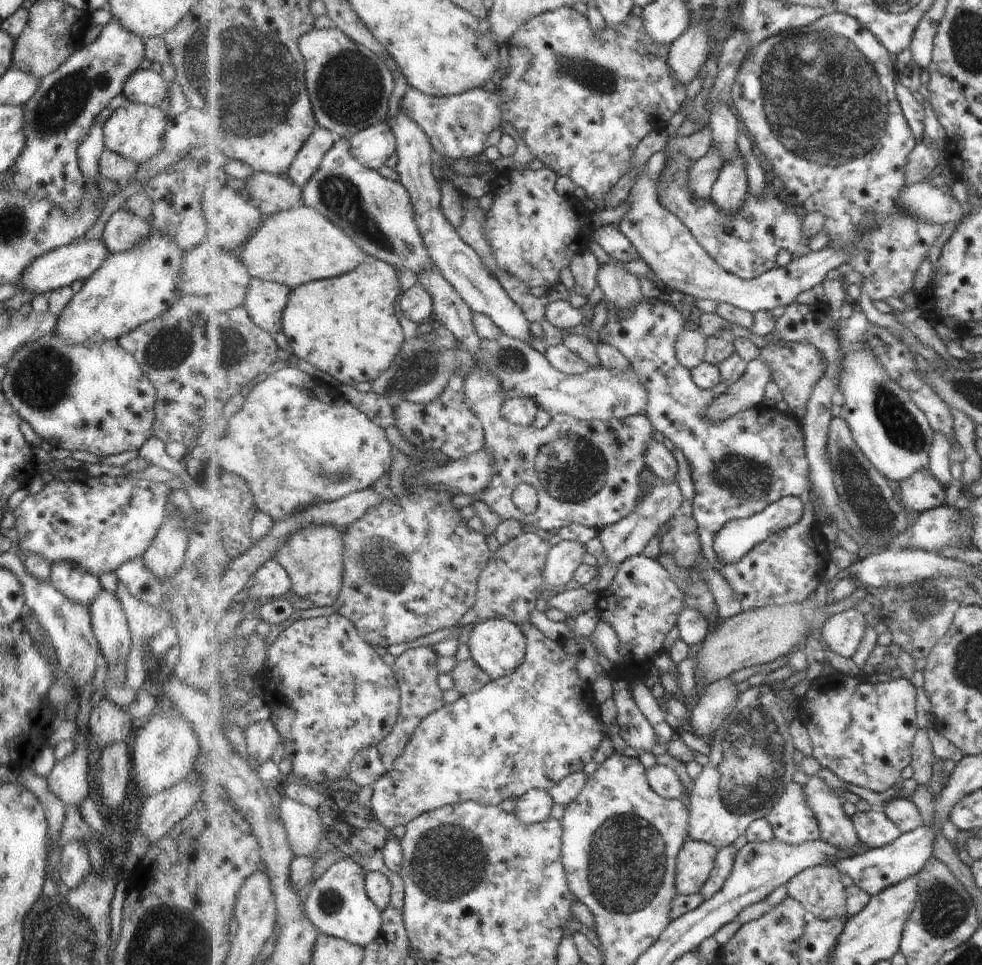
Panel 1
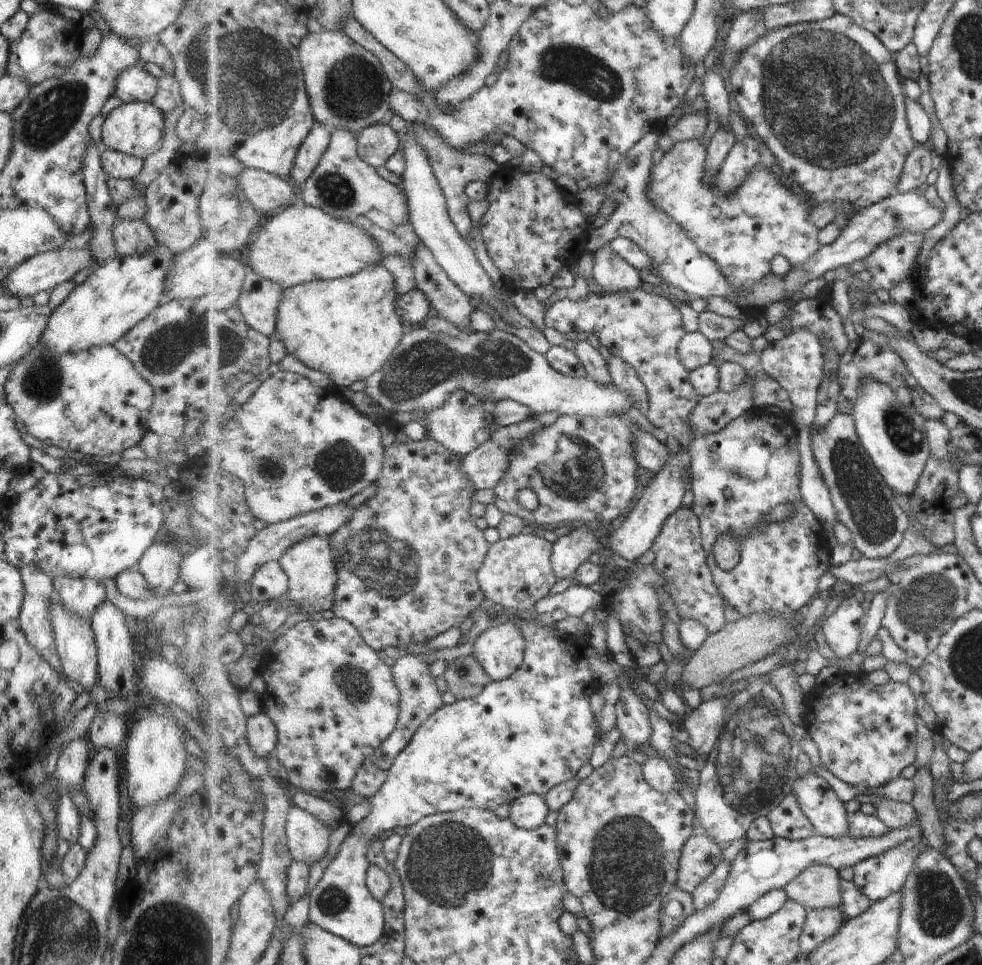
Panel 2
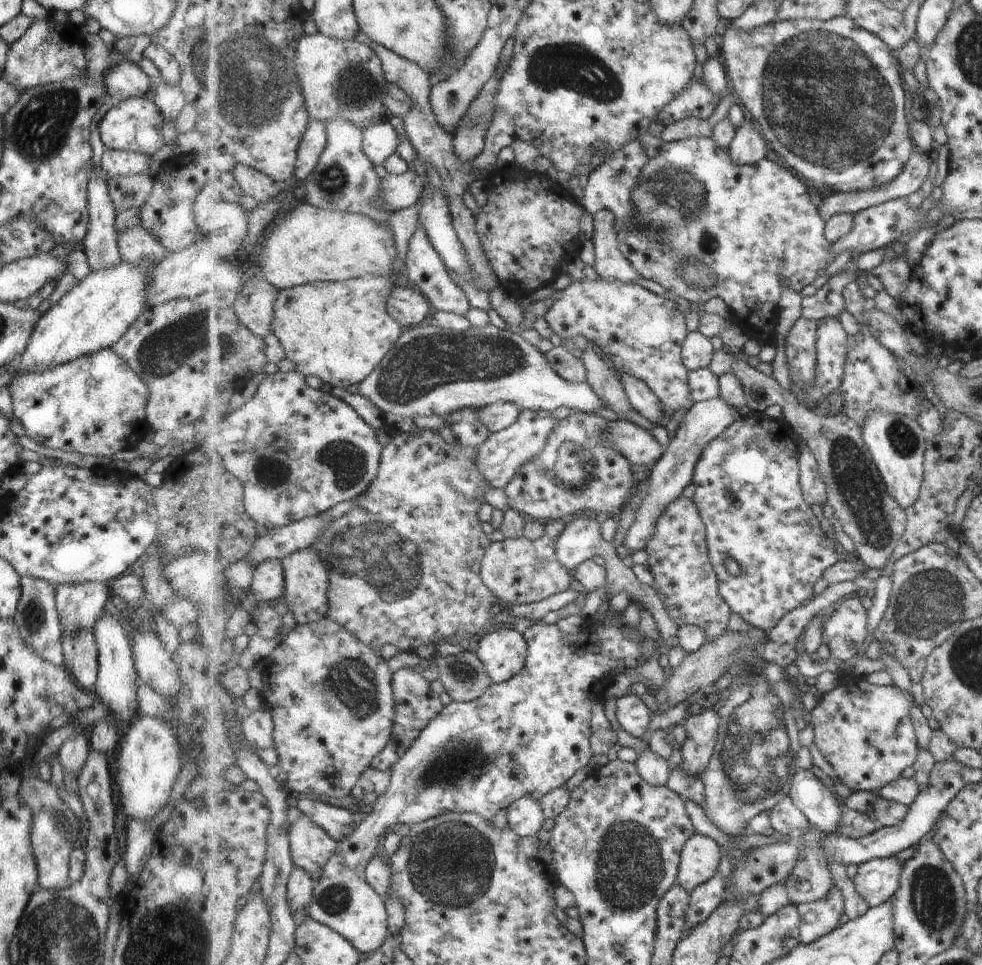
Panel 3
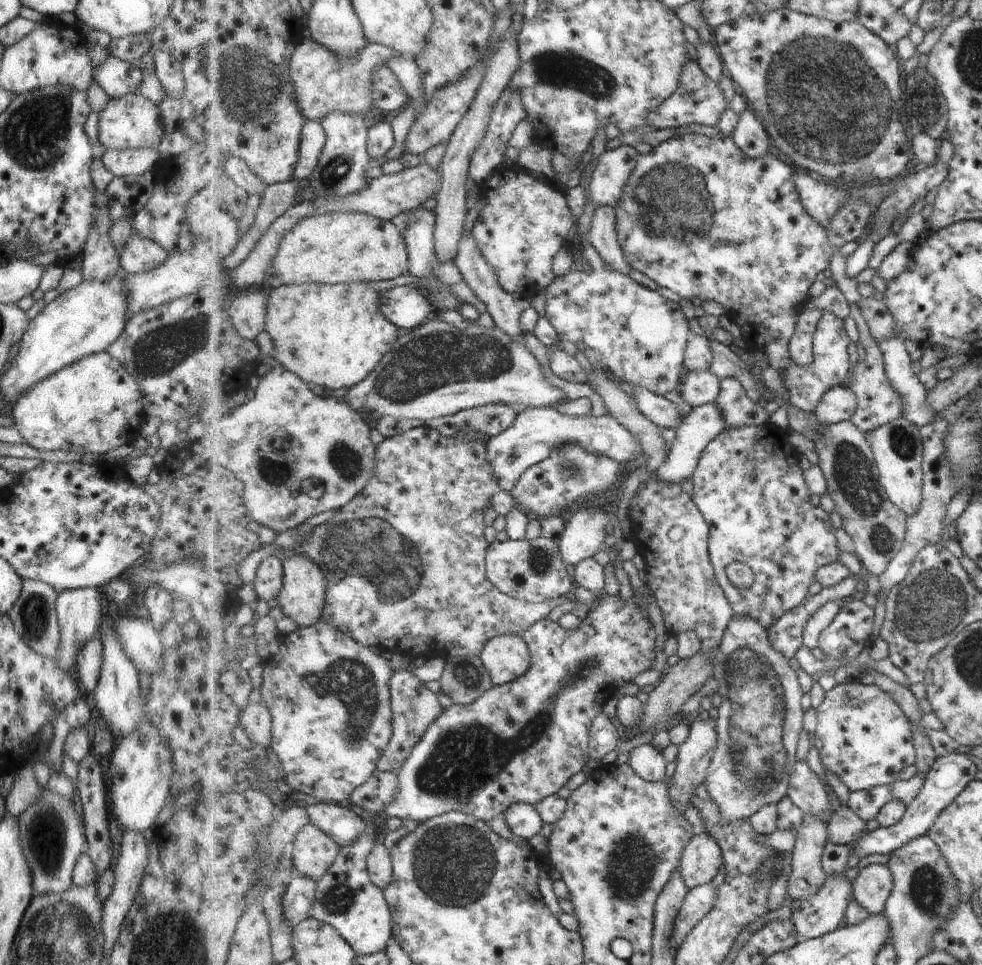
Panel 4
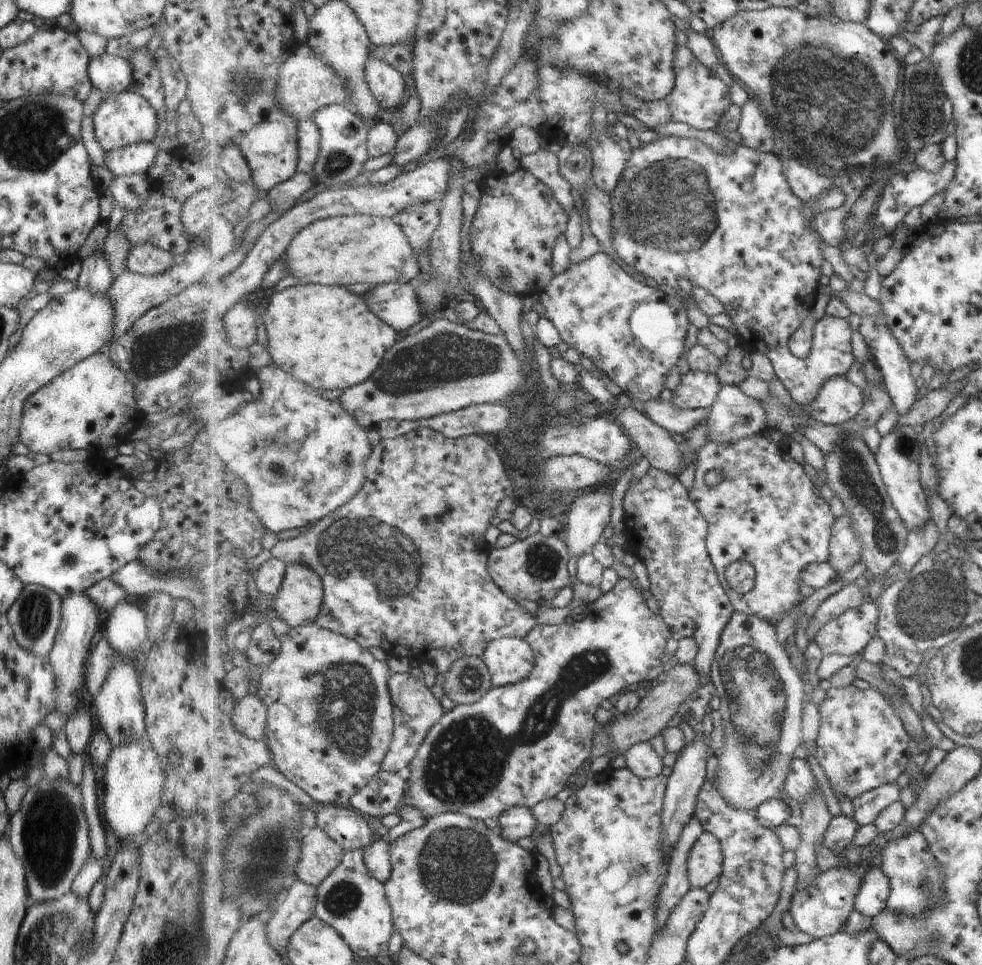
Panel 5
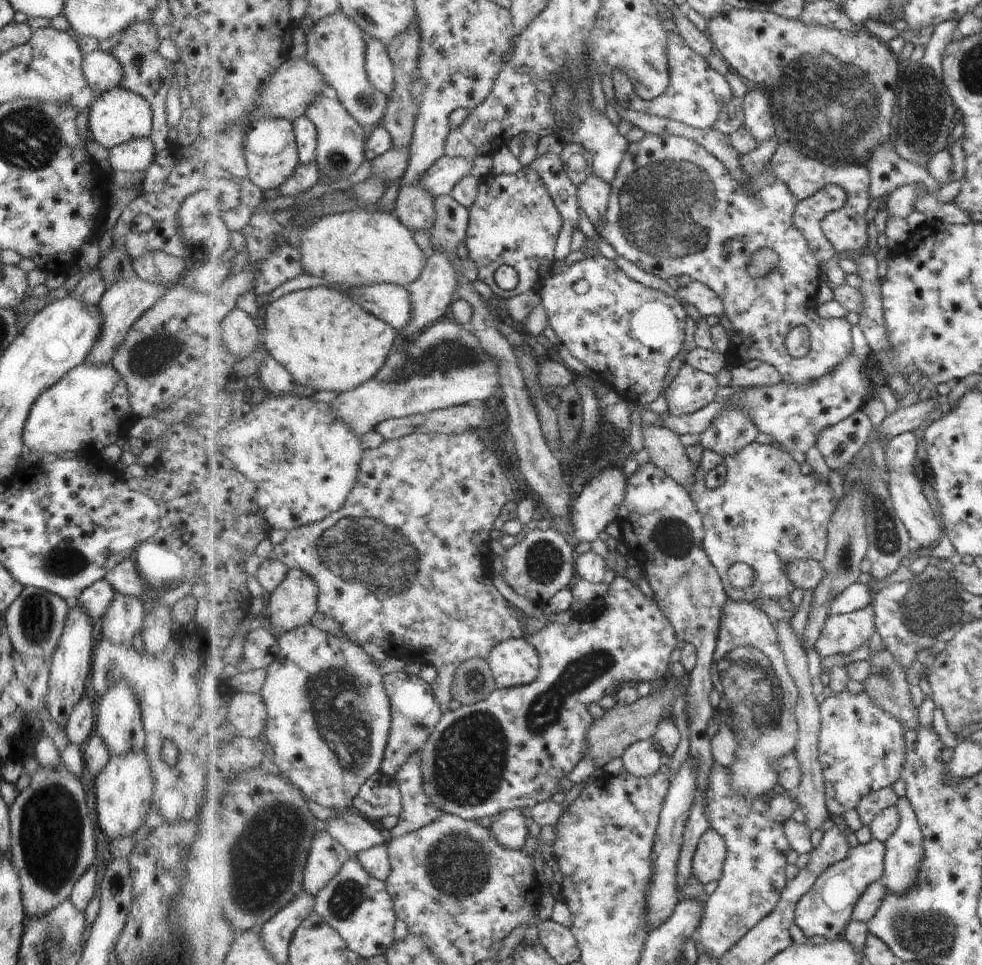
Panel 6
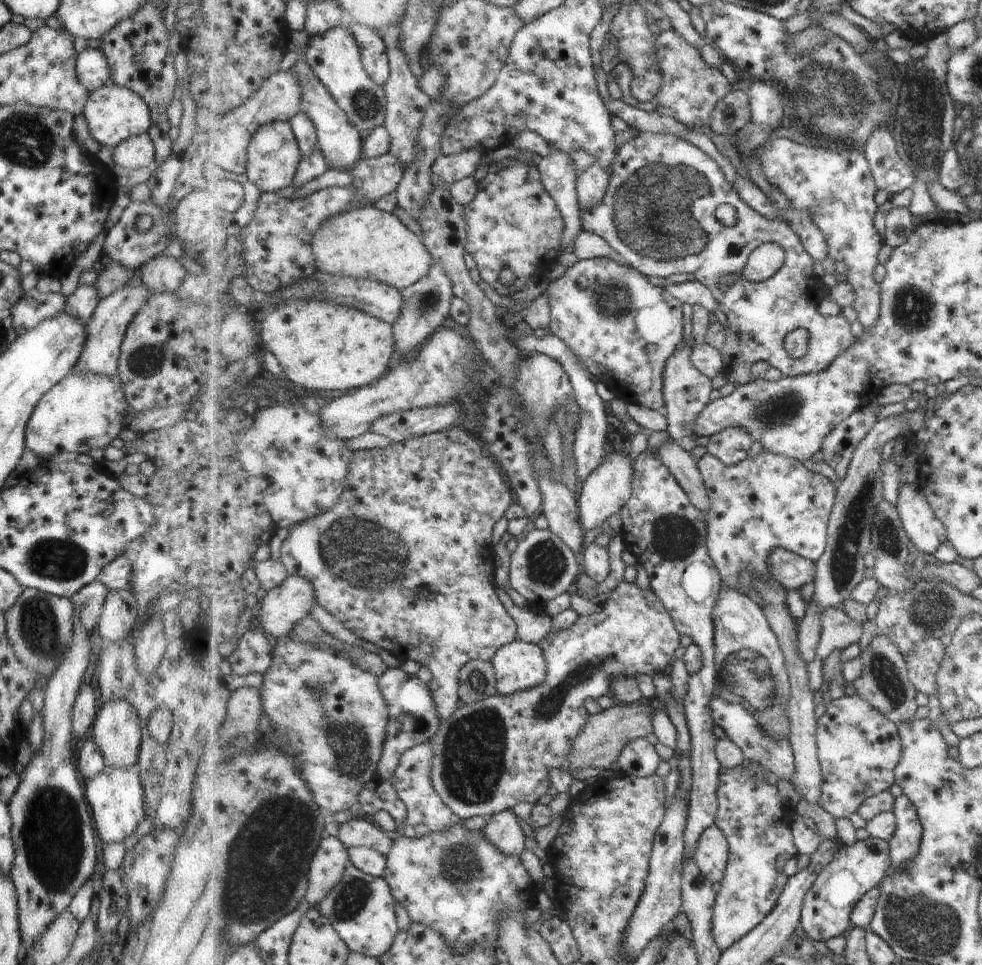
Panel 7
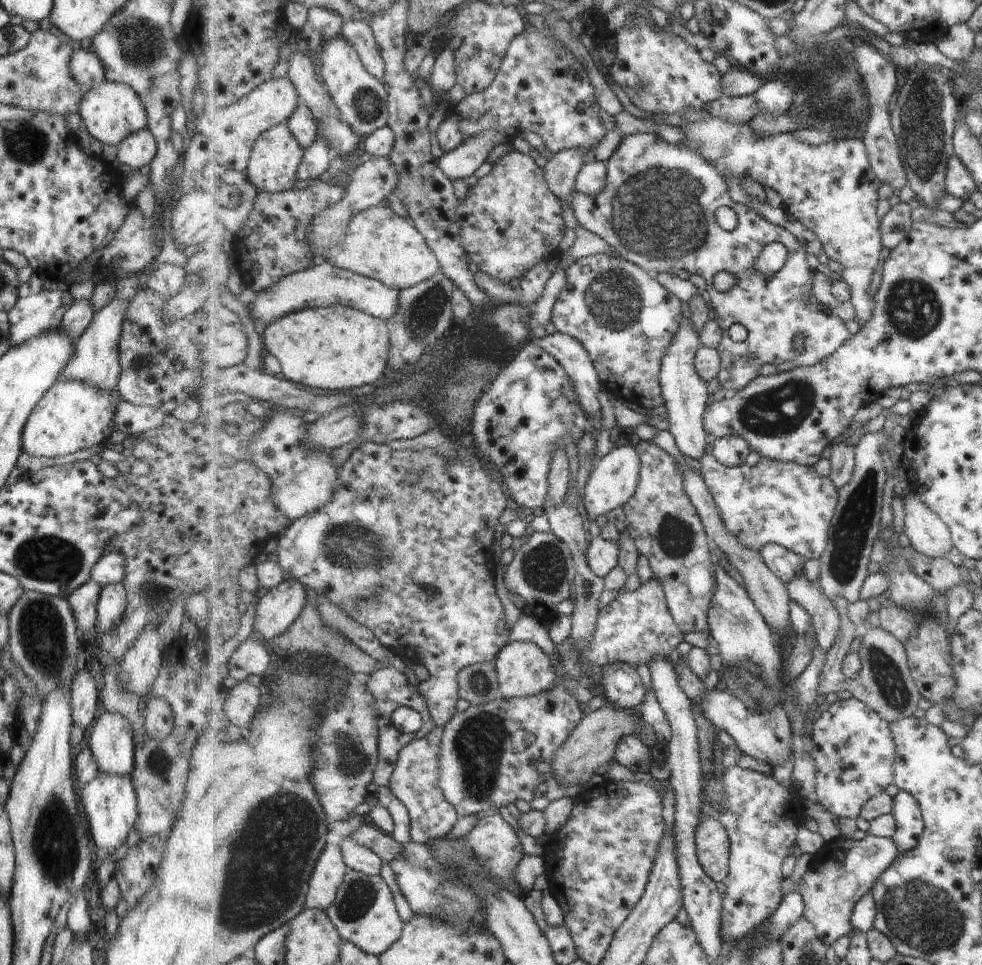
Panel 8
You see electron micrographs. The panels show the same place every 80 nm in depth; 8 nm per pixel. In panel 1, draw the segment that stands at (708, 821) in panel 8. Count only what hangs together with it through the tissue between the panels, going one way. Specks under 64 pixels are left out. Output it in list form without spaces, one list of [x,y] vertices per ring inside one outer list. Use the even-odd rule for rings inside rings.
[[[689,838],[678,856],[677,889],[679,894],[696,895],[714,872],[718,849],[711,843]]]

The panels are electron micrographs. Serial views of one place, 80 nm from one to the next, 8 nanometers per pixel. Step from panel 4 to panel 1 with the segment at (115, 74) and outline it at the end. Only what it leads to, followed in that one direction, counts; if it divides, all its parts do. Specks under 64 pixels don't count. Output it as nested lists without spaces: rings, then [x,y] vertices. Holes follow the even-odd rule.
[[[137,68],[127,75],[121,93],[129,103],[155,105],[167,97],[168,86],[160,74]]]

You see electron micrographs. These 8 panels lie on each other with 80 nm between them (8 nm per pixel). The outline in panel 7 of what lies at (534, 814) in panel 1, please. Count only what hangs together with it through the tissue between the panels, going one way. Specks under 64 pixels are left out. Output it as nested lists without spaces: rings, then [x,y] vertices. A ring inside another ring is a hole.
[[[509,809],[492,815],[480,833],[508,857],[519,857],[525,850],[528,829],[519,824],[519,816]]]

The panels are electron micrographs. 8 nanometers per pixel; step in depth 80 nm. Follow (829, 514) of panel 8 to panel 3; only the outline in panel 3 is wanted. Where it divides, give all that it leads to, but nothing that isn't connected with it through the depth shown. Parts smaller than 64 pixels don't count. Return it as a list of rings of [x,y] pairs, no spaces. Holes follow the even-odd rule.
[[[759,413],[757,417],[749,417],[748,419],[735,421],[729,428],[725,429],[725,432],[719,438],[712,440],[703,449],[697,461],[694,472],[695,476],[692,482],[695,489],[693,502],[698,506],[703,522],[706,524],[708,551],[711,564],[718,574],[720,593],[722,597],[726,599],[727,604],[732,608],[733,613],[737,613],[740,617],[743,617],[747,623],[751,623],[755,629],[764,630],[765,633],[775,628],[783,616],[805,605],[806,602],[809,602],[815,596],[813,588],[815,588],[817,580],[822,578],[822,574],[829,567],[832,567],[842,560],[840,555],[837,554],[837,550],[835,550],[835,544],[831,538],[827,536],[825,530],[823,530],[819,518],[815,516],[813,508],[811,508],[811,505],[805,500],[805,496],[803,496],[803,492],[801,492],[801,486],[799,485],[799,446],[793,438],[793,434],[795,434],[794,429],[791,428],[787,422],[766,417],[761,413]],[[729,558],[735,559],[737,565],[742,568],[742,573],[739,576],[734,577],[727,570],[726,560]]]

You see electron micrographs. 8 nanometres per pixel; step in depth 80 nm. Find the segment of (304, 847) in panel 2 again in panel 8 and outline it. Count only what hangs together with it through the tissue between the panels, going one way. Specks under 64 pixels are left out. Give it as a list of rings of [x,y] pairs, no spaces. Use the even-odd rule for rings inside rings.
[[[327,844],[312,874],[305,909],[326,911],[333,904],[349,870],[351,869],[345,864],[340,845]]]

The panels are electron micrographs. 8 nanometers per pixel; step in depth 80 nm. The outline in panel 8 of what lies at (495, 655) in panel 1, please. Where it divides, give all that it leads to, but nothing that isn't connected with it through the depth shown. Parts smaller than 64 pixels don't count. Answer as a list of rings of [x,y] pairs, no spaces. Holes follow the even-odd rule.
[[[517,641],[504,646],[494,665],[498,672],[502,695],[506,699],[539,696],[544,692],[553,690],[559,680],[559,674],[553,668],[546,651],[529,641]]]

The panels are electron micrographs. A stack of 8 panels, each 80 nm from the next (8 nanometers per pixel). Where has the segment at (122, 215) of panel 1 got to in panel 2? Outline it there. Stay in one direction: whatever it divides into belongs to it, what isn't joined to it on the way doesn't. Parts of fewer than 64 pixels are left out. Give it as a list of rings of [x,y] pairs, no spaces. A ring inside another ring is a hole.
[[[116,216],[111,232],[117,255],[144,255],[156,245],[154,234],[143,219],[126,221]]]

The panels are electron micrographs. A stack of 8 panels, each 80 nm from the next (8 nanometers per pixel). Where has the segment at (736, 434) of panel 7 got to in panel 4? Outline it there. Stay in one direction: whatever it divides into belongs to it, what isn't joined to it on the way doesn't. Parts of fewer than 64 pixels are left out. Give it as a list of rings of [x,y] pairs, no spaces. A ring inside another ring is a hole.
[[[733,377],[720,379],[720,393],[715,403],[723,417],[725,430],[763,426],[771,418],[771,414],[749,396],[744,384]]]

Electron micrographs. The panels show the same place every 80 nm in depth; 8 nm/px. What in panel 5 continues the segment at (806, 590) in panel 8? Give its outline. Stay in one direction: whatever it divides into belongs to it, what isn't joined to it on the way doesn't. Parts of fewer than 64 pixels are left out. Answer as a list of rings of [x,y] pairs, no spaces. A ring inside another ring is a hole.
[[[866,601],[825,623],[818,630],[816,644],[825,655],[861,654],[873,636],[878,636],[879,615],[876,603]]]

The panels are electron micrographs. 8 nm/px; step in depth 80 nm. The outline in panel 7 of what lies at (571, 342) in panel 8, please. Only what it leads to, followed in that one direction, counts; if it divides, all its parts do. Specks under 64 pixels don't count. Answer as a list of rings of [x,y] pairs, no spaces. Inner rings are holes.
[[[510,326],[509,328],[510,338],[516,342],[516,346],[521,350],[529,350],[536,353],[545,353],[557,359],[563,365],[563,368],[567,371],[569,378],[574,388],[574,398],[579,404],[579,418],[581,426],[578,431],[575,432],[575,442],[573,445],[573,456],[576,461],[577,477],[584,483],[595,469],[603,462],[606,456],[605,451],[608,451],[608,444],[606,442],[607,428],[607,412],[605,412],[605,402],[603,398],[597,394],[597,386],[593,381],[592,372],[587,368],[587,365],[576,356],[573,349],[563,340],[560,336],[551,332],[545,334],[542,338],[535,338],[534,335],[527,331],[524,327]]]

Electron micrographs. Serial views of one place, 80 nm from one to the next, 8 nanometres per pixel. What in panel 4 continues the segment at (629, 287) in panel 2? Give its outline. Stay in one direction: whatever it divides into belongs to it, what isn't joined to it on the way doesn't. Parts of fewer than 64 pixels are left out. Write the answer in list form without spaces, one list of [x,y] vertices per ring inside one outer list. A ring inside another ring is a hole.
[[[595,206],[588,234],[590,235],[589,240],[597,252],[615,270],[625,274],[631,272],[632,266],[627,262],[618,241],[616,212],[613,206]]]

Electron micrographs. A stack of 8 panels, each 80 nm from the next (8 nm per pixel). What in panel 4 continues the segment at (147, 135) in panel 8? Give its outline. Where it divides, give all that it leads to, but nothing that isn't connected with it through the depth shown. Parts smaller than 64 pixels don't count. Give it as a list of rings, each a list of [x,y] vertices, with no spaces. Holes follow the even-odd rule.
[[[105,149],[100,161],[114,177],[120,177],[140,175],[145,171],[154,170],[159,158],[160,152],[155,149]]]

